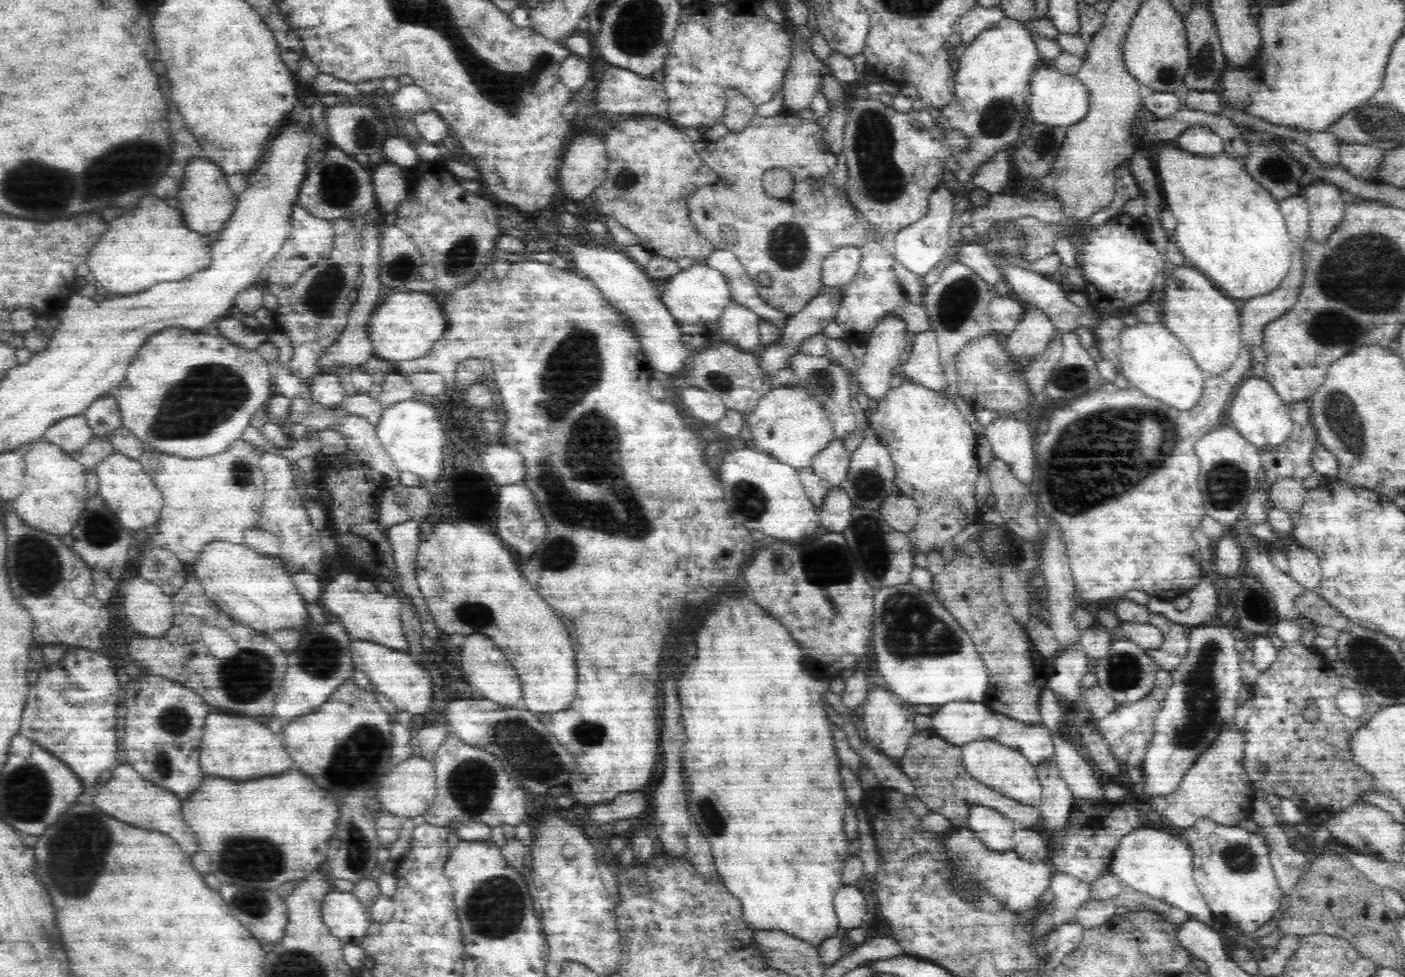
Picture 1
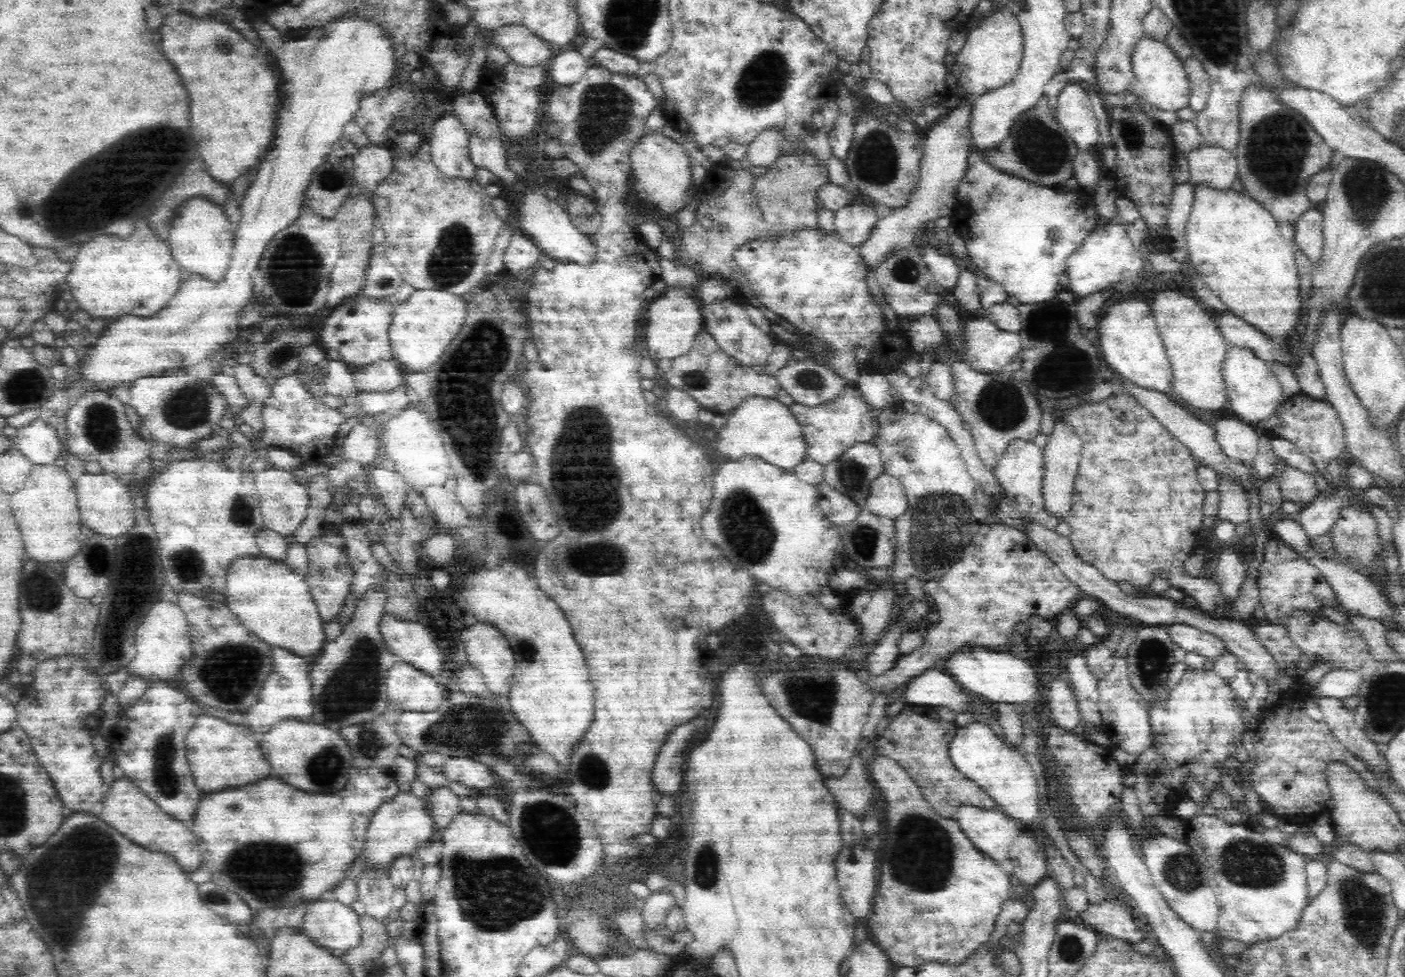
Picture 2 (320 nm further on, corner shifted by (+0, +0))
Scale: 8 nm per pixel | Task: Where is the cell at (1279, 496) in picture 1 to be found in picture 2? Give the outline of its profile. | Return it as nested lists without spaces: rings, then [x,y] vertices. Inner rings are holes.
[[[1286,466],[1277,478],[1284,501],[1310,503],[1319,494],[1314,479],[1294,468]]]

